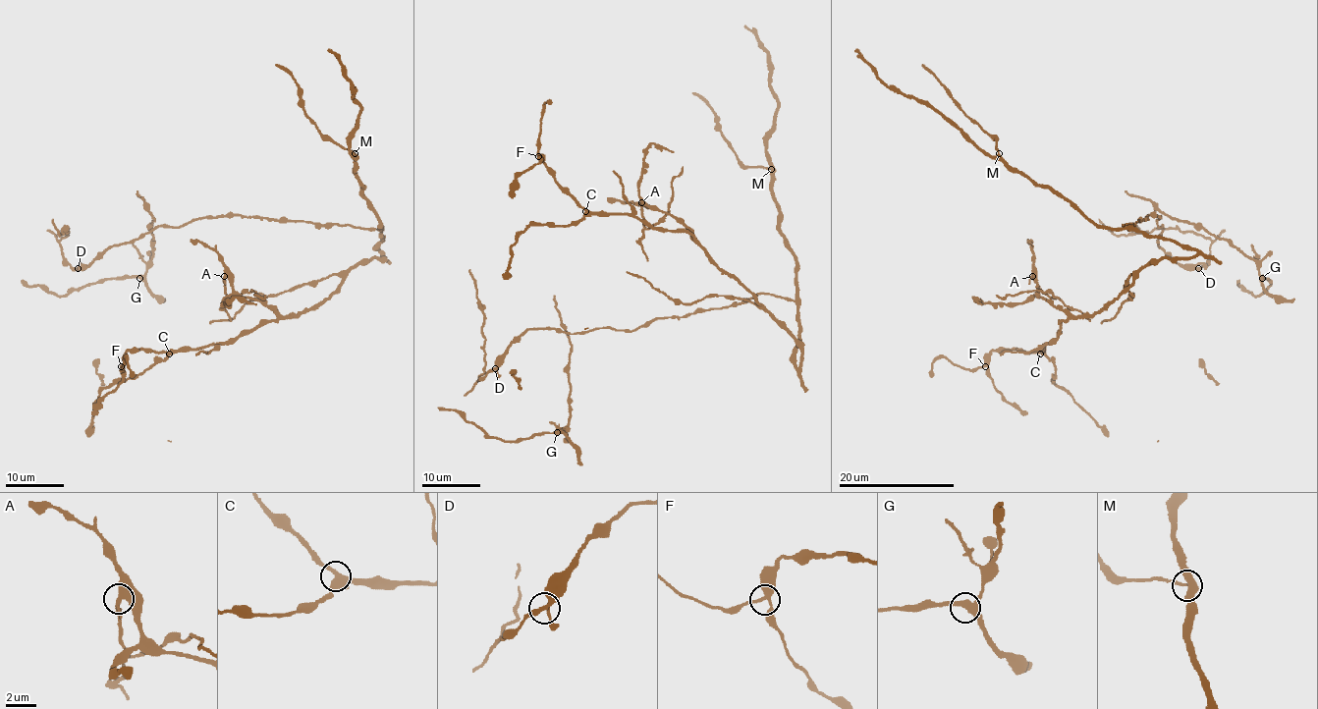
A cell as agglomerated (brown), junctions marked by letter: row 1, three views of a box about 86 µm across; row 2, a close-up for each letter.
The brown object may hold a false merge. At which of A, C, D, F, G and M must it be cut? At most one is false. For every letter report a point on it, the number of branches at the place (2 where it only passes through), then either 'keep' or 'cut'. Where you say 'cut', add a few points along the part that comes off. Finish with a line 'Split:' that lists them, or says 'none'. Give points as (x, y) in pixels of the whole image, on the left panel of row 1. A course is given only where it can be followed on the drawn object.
A: at (224, 276); 3 branches meet; cut; foreign part runs (224, 277), (227, 297), (233, 299), (251, 290), (255, 293), (254, 296), (263, 299), (266, 296)
C: at (169, 354); 3 branches meet; keep
D: at (78, 268); 3 branches meet; keep
F: at (121, 366); 3 branches meet; keep
G: at (139, 278); 3 branches meet; keep
M: at (355, 153); 3 branches meet; keep
Split: A

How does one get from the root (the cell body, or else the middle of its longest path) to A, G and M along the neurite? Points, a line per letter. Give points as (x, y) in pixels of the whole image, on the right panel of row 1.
A: (1152, 238), (1196, 253), (1150, 260), (1091, 314), (1057, 308), (1039, 296), (1032, 277)
G: (1152, 238), (1123, 225), (1147, 216), (1161, 217), (1159, 227), (1171, 219), (1199, 225), (1250, 256), (1262, 278)
M: (1152, 238), (1127, 229), (1097, 227), (1046, 187), (1034, 186), (1015, 172), (999, 153)

